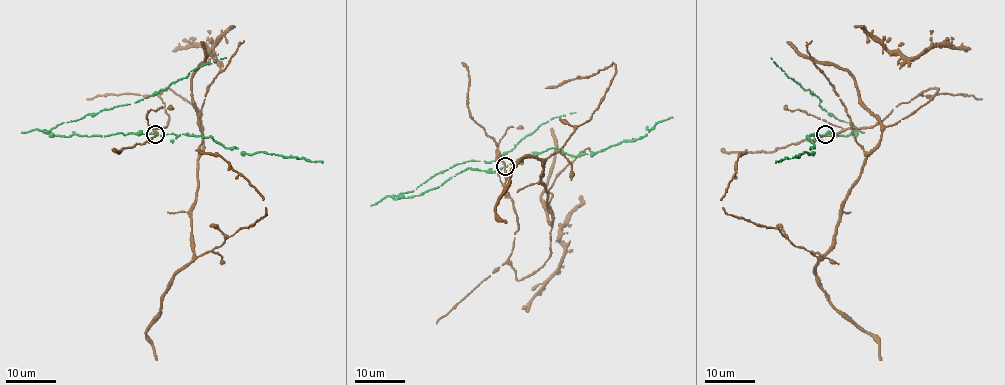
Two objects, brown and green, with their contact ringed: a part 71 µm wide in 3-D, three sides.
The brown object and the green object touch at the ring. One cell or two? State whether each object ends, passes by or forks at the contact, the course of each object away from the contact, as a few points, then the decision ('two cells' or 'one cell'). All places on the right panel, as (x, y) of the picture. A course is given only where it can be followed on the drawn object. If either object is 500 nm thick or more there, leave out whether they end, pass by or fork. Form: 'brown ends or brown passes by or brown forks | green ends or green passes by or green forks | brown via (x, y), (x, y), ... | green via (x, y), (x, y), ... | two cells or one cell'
brown passes by | green passes by | brown via (825, 135), (874, 126), (938, 89), (882, 130), (820, 256), (725, 212), (747, 150) | green via (825, 134), (856, 135), (850, 123), (838, 120), (822, 109), (821, 100), (789, 77), (770, 57) | two cells

